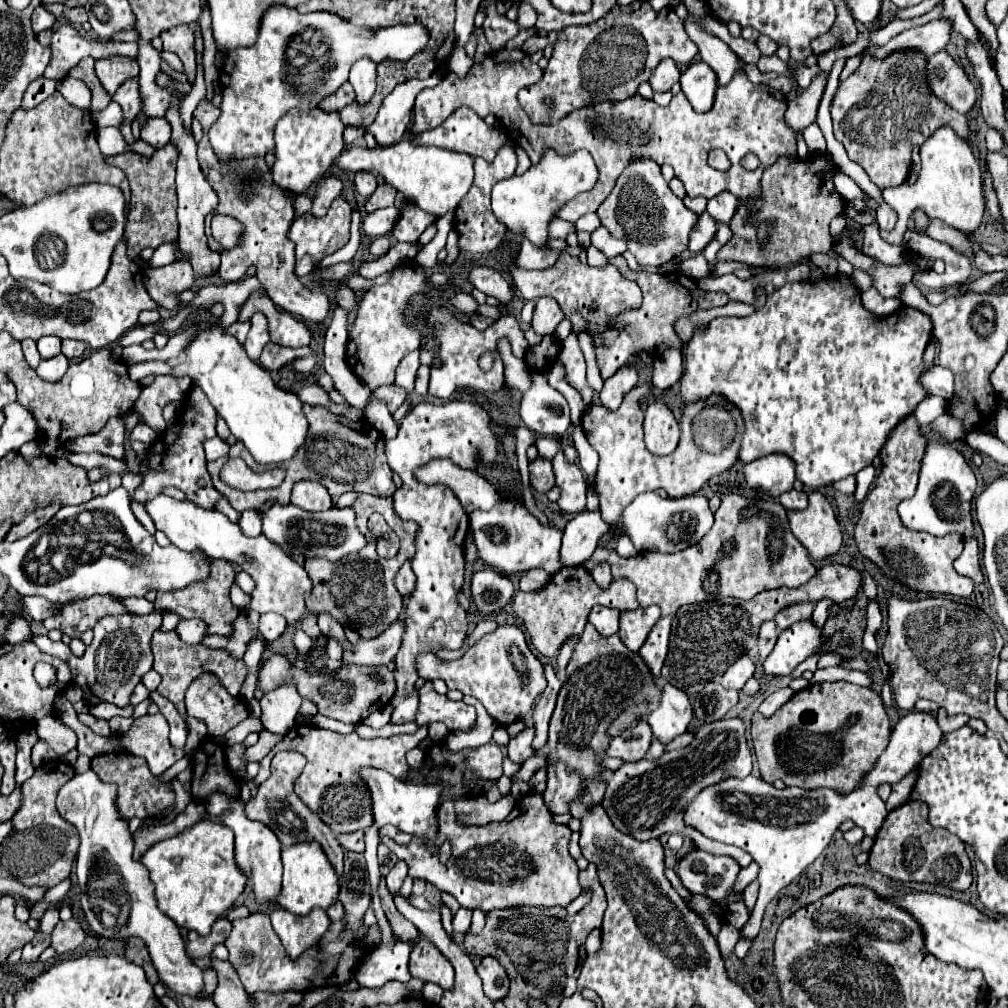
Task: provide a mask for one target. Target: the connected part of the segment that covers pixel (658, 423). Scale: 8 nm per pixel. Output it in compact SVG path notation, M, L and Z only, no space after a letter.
M650 403L644 411L644 443L652 455L674 453L680 439L680 425L664 403Z

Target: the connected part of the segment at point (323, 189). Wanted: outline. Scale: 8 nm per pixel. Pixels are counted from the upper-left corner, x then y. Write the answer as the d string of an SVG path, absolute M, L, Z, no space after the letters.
M328 177L326 181L322 181L316 187L316 195L312 199L312 209L310 213L316 217L326 215L328 207L332 205L332 201L342 193L342 181L338 177Z

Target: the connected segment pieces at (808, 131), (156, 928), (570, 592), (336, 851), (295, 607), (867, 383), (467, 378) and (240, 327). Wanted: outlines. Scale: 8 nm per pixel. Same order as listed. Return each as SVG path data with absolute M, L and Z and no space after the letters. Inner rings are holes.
M816 122L809 125L803 132L803 138L811 152L826 152L826 141Z
M94 771L74 775L60 787L56 809L62 819L78 829L80 835L76 875L82 889L80 905L92 931L108 939L140 937L148 947L162 983L178 995L198 997L204 985L202 969L186 955L178 925L158 909L148 869L132 859L134 845L129 823L120 819L116 811L116 785L102 783Z
M562 567L562 571L558 571L558 575L550 577L550 583L546 583L546 587L542 587L542 591L532 591L532 593L518 591L512 599L514 613L518 617L522 617L532 645L544 657L556 657L560 647L568 639L582 635L584 625L586 625L586 615L590 613L590 609L594 605L618 607L620 611L638 609L634 583L630 583L628 579L614 579L608 589L602 589L596 585L596 581L592 579L590 573L580 577L582 571L586 571L586 567Z
M282 751L282 753L276 753L274 759L272 759L272 775L266 783L262 783L258 787L258 793L252 801L246 803L246 815L248 819L254 819L254 821L262 821L266 823L280 839L282 845L294 845L298 841L310 841L310 839L316 839L324 853L328 855L330 863L334 865L336 873L342 875L342 847L340 843L336 841L336 835L330 831L330 827L318 817L314 815L302 801L298 795L294 795L294 779L302 773L306 765L306 759L300 755L300 753L288 753L288 751Z
M166 495L150 499L150 503L144 503L144 507L152 517L156 529L164 531L166 537L172 541L172 545L180 547L182 551L202 551L210 559L228 559L238 567L242 567L256 581L250 605L252 611L280 613L292 625L298 623L300 617L306 613L304 593L310 593L312 587L308 573L264 535L246 537L240 525L230 523L226 515L202 509L188 501L176 501Z
M834 275L834 277L824 277L820 281L794 281L786 283L780 289L776 289L772 295L766 297L766 305L758 311L754 311L748 317L716 317L712 319L706 327L698 327L692 335L692 339L684 345L682 355L684 355L684 375L680 381L680 399L686 405L692 405L696 401L706 401L712 395L720 395L726 399L730 405L740 409L740 415L744 419L744 435L740 441L740 451L738 457L742 463L750 463L752 459L758 459L762 455L770 455L772 451L766 449L782 449L780 453L788 455L796 463L796 479L804 483L804 487L818 489L824 485L832 485L834 481L840 481L848 475L856 475L860 469L870 465L874 457L882 451L886 445L886 439L890 437L890 431L908 415L914 413L918 403L922 403L926 397L930 397L928 389L920 383L920 375L927 368L923 361L923 355L932 335L932 321L922 313L912 307L898 307L894 313L886 317L878 317L870 311L864 309L860 301L860 291L854 285L852 277L848 275Z
M434 307L430 317L424 319L424 335L428 339L434 339L440 343L440 363L442 367L432 367L430 372L430 381L428 387L428 395L438 397L438 399L448 399L452 395L454 389L458 387L474 387L480 391L500 391L500 387L504 385L504 365L500 361L500 357L496 355L496 341L498 337L508 337L512 343L512 353L516 357L524 357L528 351L528 343L524 339L524 333L518 327L518 321L512 315L504 315L500 317L494 325L490 325L486 331L478 331L472 325L464 325L460 321L456 321L456 317L442 307ZM490 351L494 357L492 369L484 371L480 367L480 357Z
M236 321L234 325L226 327L226 331L228 331L228 333L232 333L240 343L244 343L246 333L248 333L248 321Z

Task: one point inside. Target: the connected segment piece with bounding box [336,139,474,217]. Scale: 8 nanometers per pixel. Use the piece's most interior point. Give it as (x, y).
(435, 179)

